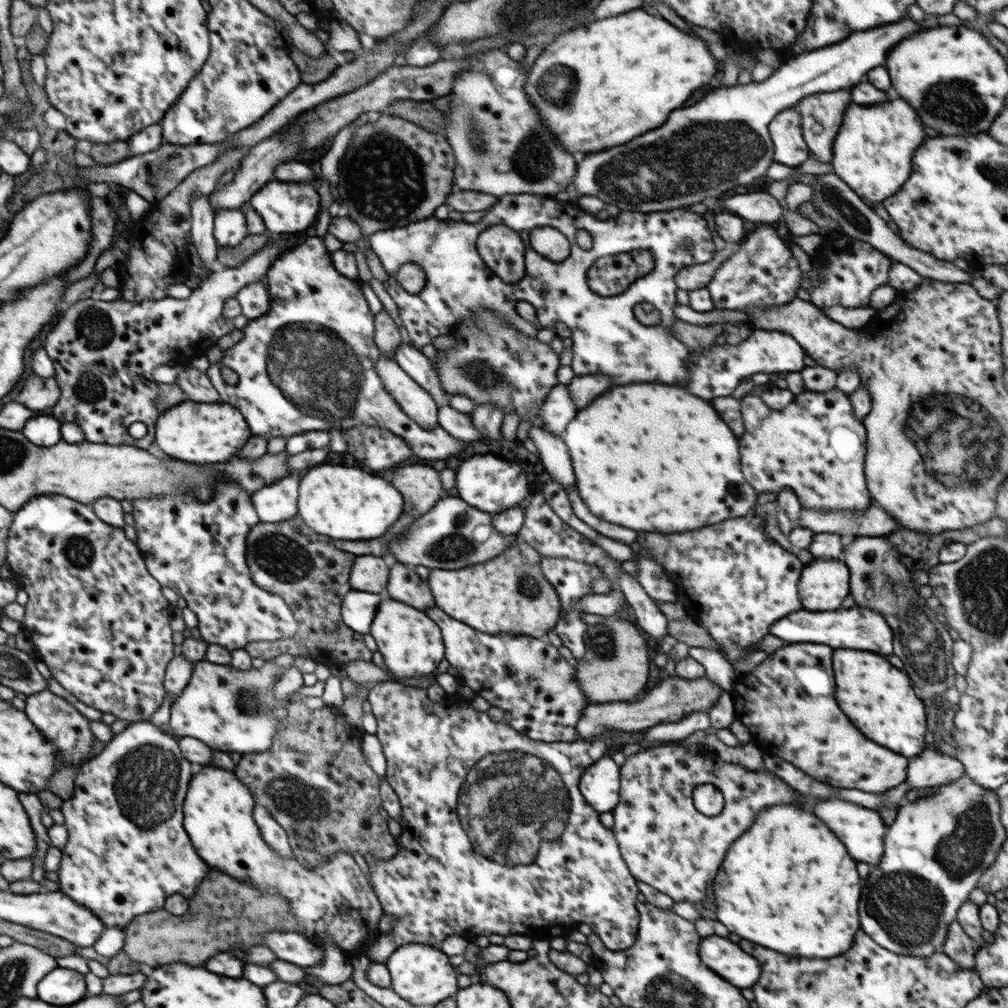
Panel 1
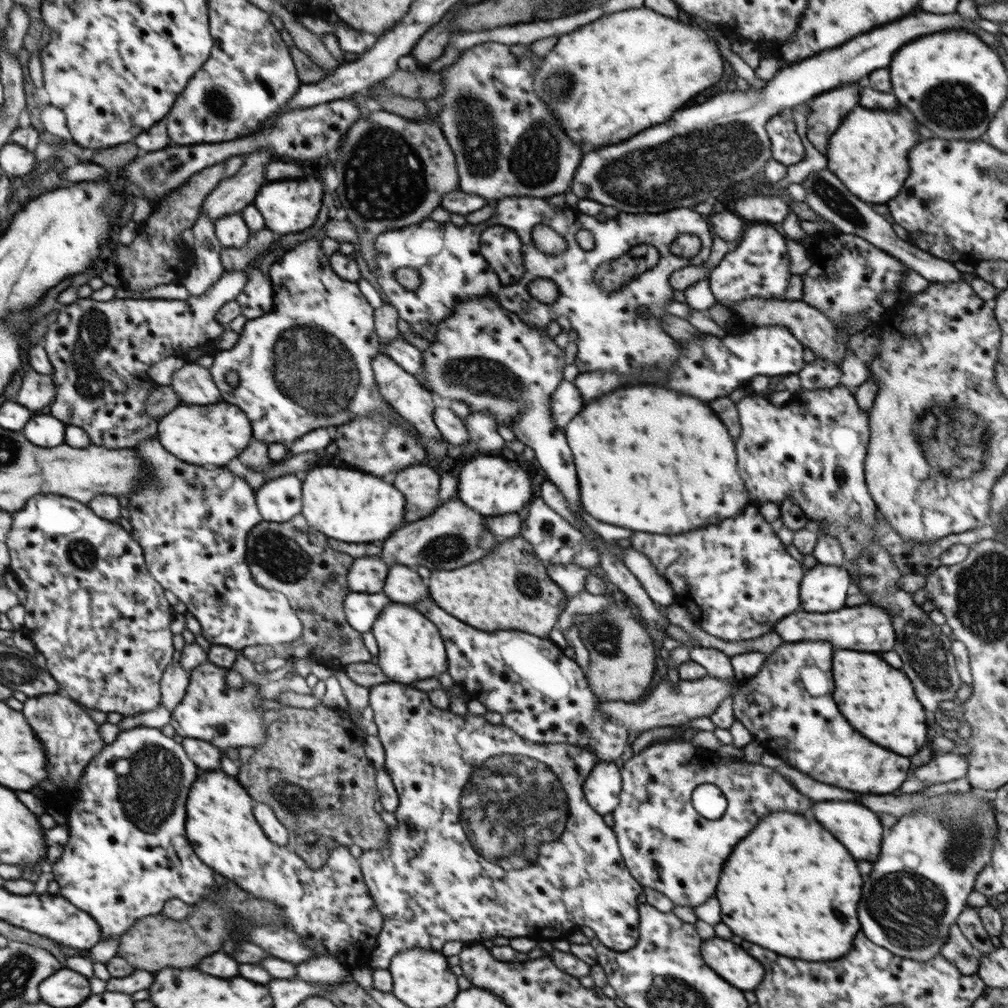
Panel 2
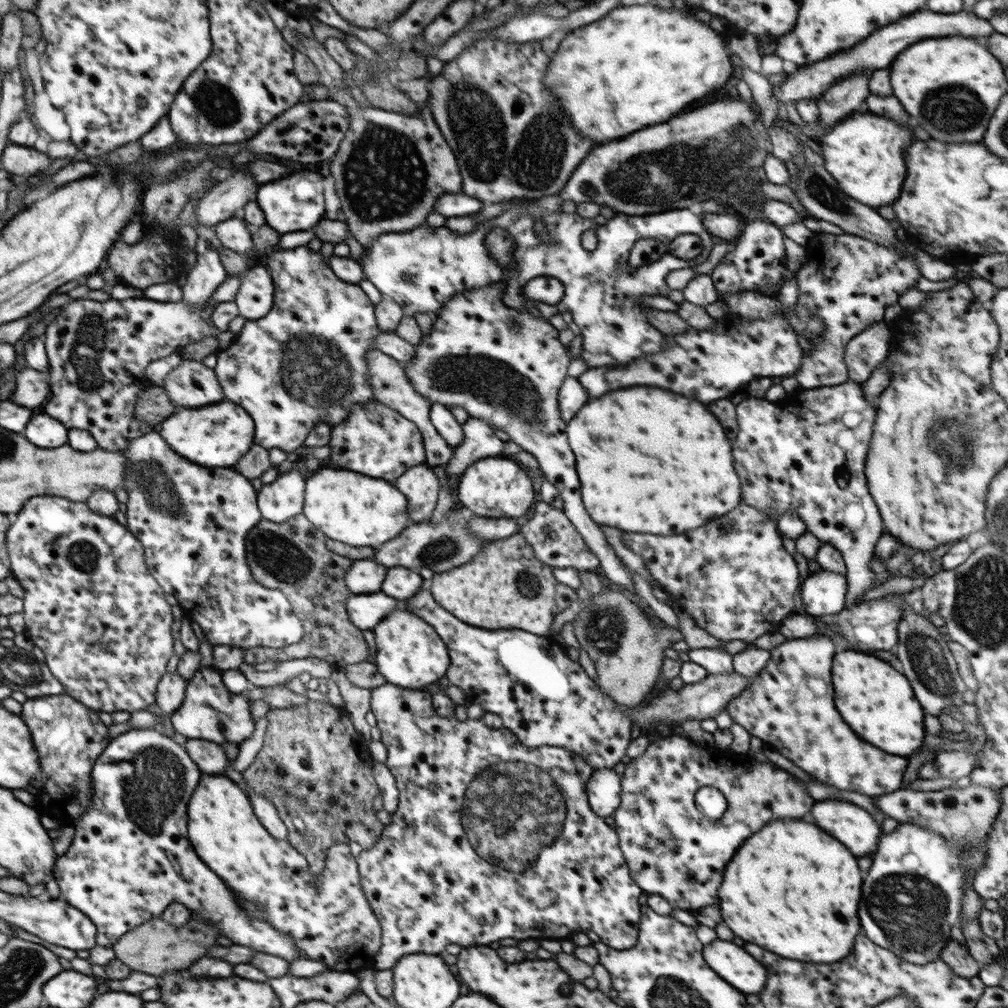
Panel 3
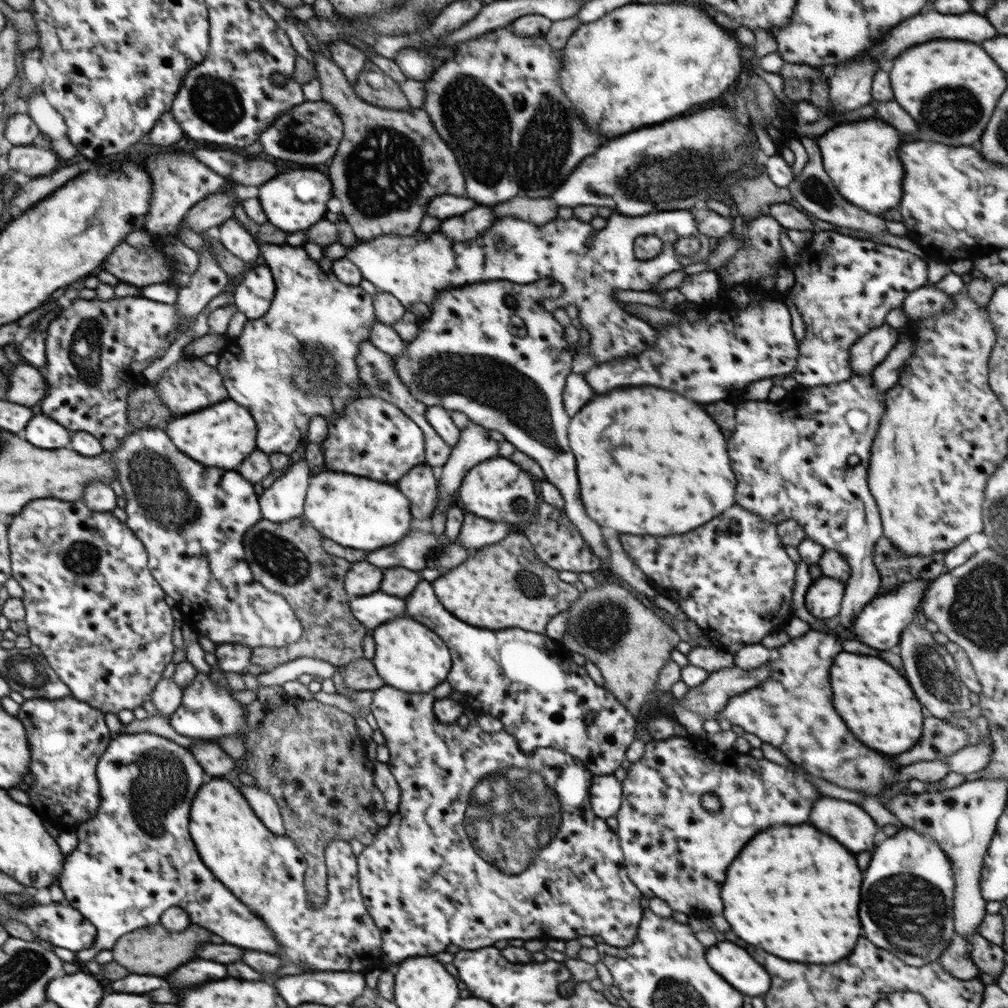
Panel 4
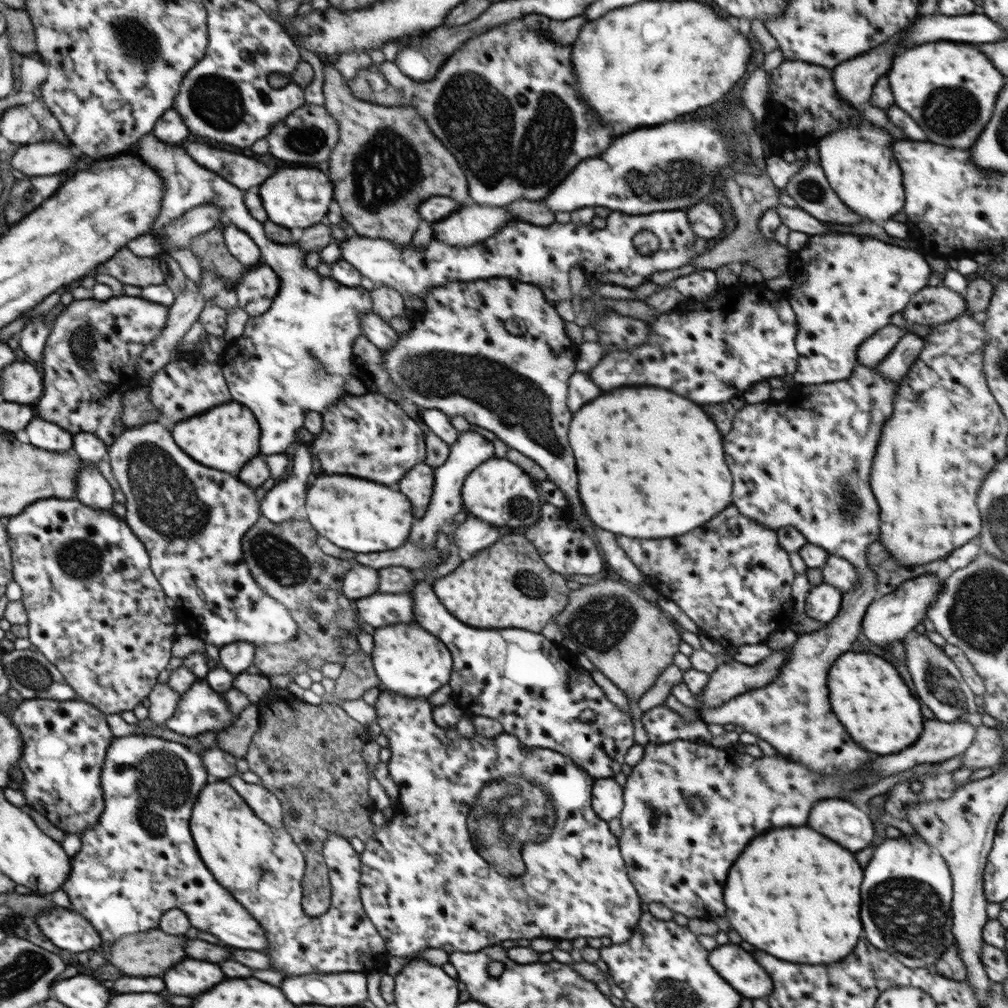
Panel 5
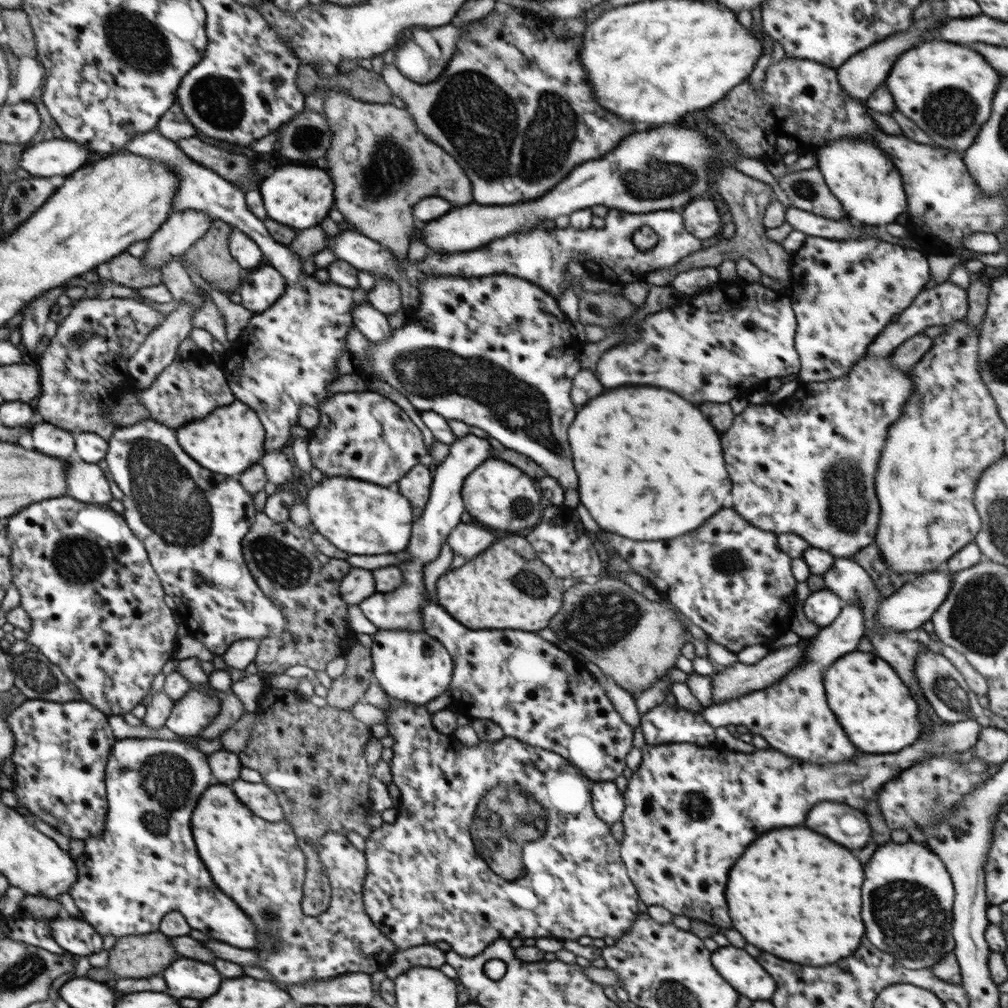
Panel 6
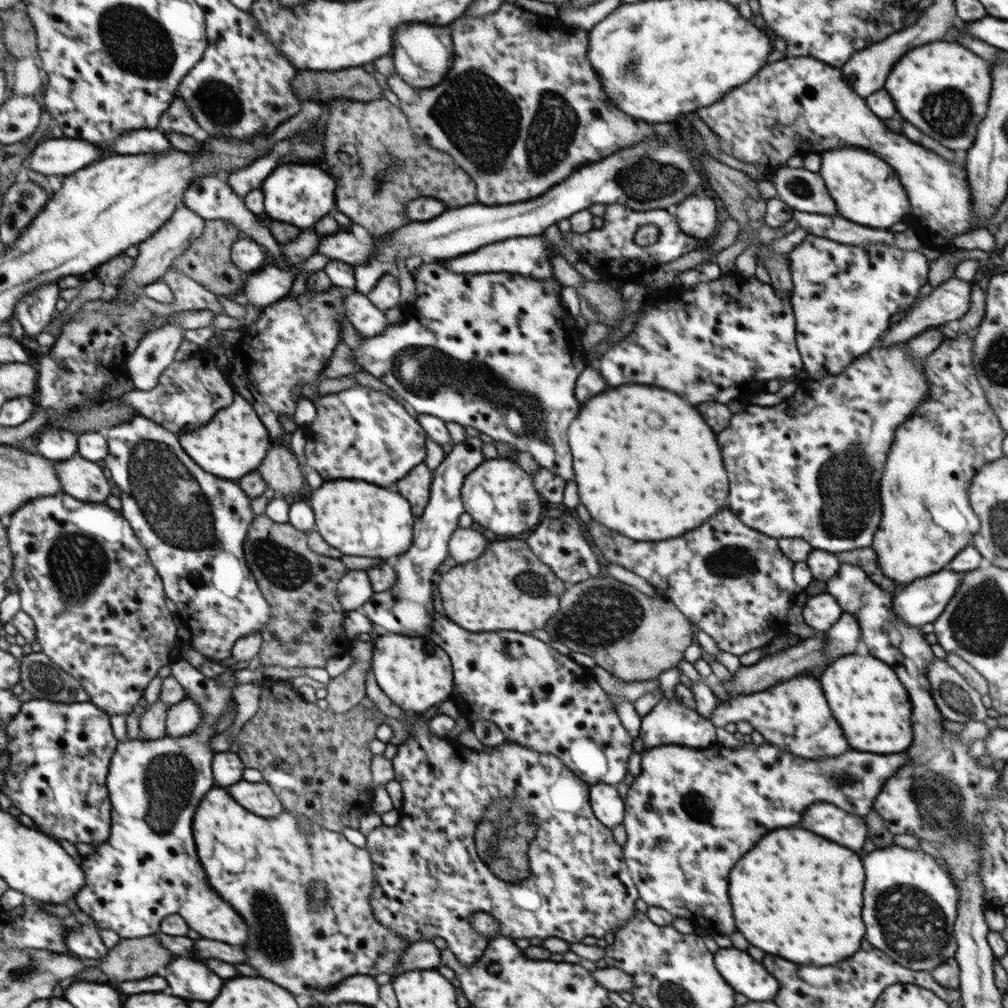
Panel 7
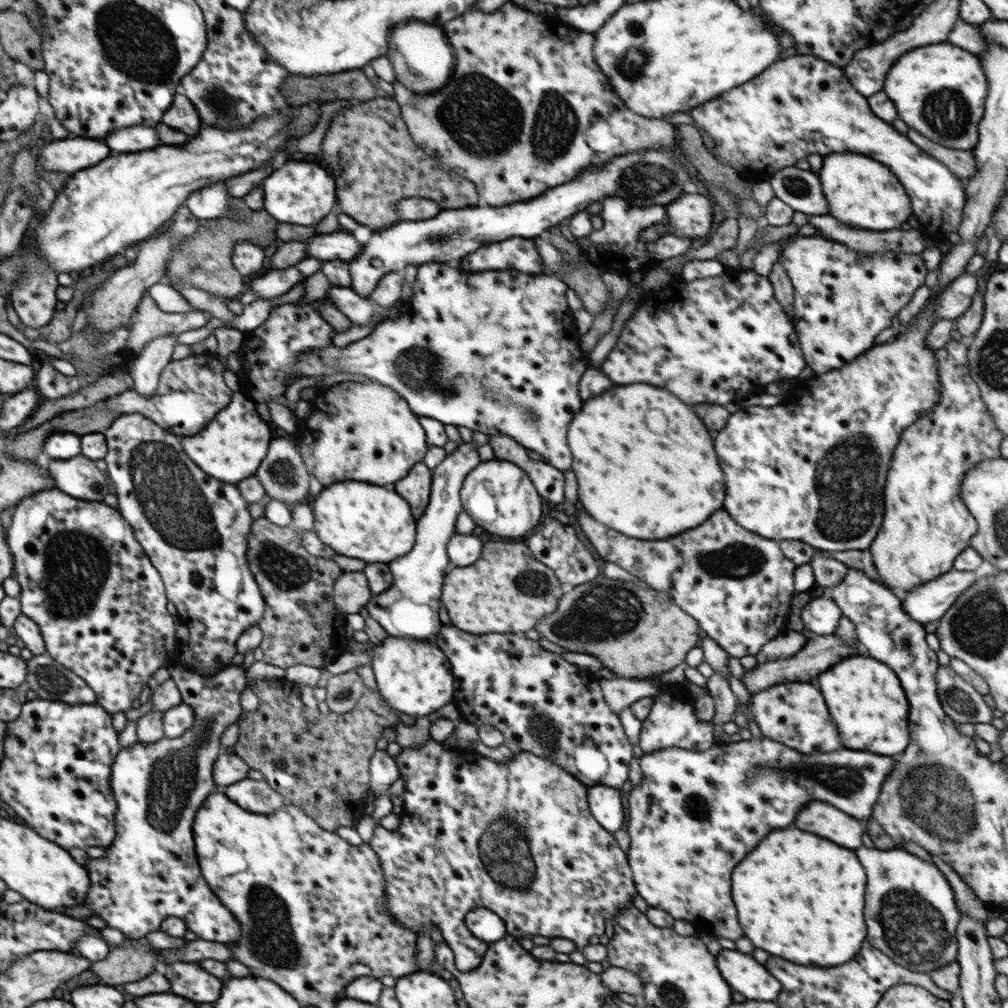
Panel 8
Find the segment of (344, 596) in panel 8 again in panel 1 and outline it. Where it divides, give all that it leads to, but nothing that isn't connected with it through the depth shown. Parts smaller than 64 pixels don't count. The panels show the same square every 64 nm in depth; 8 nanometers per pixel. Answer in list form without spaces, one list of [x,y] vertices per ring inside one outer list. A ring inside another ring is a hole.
[[[370,554],[357,556],[349,574],[350,586],[360,592],[372,594],[386,592],[390,563],[387,558]]]

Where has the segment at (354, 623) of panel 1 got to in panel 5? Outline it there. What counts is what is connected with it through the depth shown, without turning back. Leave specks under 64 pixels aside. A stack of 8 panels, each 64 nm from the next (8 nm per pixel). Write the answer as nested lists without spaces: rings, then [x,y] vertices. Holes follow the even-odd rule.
[[[412,591],[400,594],[374,593],[355,601],[358,618],[375,629],[393,624],[413,624]]]

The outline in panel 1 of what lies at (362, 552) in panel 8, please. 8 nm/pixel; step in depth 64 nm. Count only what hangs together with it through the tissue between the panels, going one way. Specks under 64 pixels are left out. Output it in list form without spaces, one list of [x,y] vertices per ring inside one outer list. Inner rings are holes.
[[[319,464],[299,474],[298,514],[318,534],[336,540],[370,540],[382,536],[399,519],[403,498],[386,480],[346,464]]]

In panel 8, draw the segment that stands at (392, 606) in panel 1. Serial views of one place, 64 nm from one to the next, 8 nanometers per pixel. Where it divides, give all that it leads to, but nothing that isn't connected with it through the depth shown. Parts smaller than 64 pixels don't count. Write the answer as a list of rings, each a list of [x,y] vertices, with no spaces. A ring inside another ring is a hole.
[[[388,636],[371,650],[374,685],[394,711],[416,718],[429,716],[452,702],[456,678],[448,657],[434,641]]]

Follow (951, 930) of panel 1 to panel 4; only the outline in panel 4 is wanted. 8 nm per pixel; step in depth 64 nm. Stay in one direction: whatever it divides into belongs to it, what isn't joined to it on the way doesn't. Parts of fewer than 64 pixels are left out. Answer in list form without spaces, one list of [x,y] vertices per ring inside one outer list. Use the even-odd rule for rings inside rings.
[[[957,932],[953,934],[951,943],[940,955],[939,964],[946,972],[960,980],[970,980],[978,977],[979,968],[971,960],[968,941]]]

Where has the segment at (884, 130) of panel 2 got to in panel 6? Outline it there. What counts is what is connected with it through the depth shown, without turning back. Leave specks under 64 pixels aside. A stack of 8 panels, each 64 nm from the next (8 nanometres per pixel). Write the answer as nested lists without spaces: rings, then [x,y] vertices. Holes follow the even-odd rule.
[[[829,140],[815,151],[818,167],[830,192],[840,200],[844,213],[863,225],[884,228],[908,211],[903,180],[890,157],[870,140]]]

